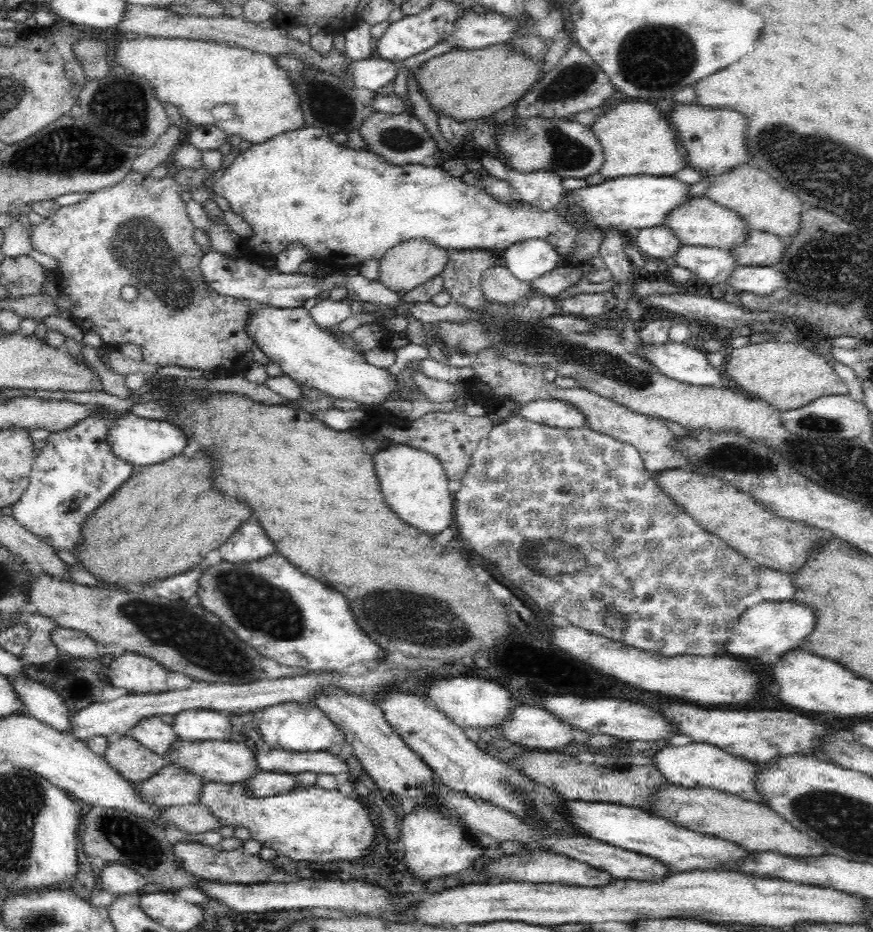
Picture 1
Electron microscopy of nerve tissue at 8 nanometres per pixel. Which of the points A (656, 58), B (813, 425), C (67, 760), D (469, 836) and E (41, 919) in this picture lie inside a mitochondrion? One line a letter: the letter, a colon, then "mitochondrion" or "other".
A: mitochondrion
B: mitochondrion
C: other
D: other
E: mitochondrion

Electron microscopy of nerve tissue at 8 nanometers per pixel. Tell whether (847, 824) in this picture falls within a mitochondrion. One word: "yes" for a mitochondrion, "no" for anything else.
yes

